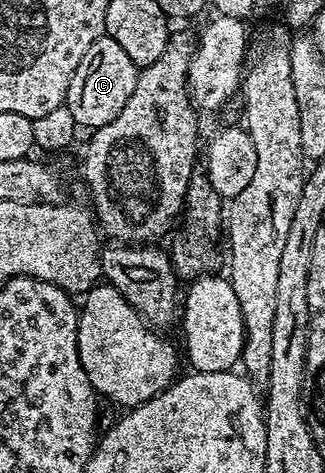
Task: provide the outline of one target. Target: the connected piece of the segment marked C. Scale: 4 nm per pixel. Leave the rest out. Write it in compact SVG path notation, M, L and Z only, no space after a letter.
M104 35L95 40L90 45L89 51L85 51L85 55L81 55L81 63L77 63L73 77L69 79L65 106L76 126L83 128L84 125L87 131L94 131L105 127L105 123L113 123L113 119L117 119L117 115L121 115L121 107L125 107L129 95L133 95L133 87L137 87L139 71L140 66L135 65L133 59L129 59L129 55L125 55L125 50L117 44L117 39Z

